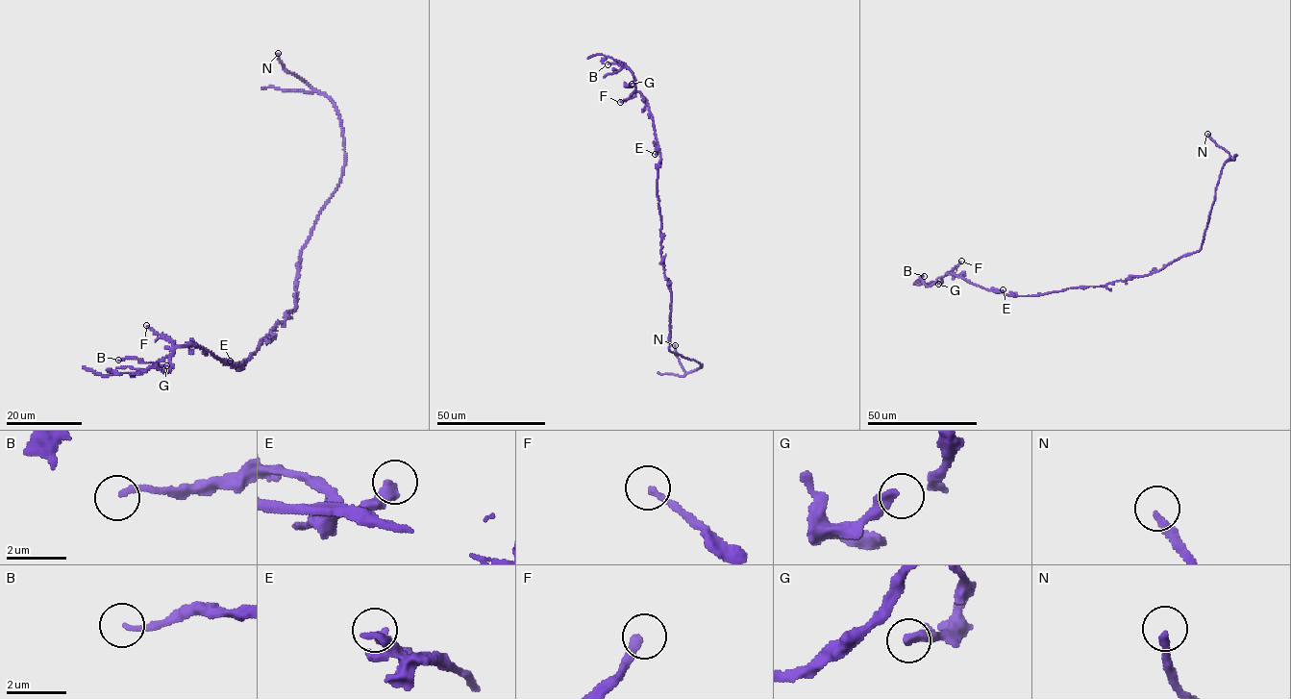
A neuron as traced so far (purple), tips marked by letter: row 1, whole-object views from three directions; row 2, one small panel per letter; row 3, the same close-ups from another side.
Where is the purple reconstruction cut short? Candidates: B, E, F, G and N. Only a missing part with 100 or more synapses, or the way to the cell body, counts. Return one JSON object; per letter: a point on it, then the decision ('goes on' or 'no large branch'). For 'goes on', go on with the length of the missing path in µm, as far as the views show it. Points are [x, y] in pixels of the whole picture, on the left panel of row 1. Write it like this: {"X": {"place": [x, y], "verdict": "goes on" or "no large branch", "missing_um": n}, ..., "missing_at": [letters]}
{"B": {"place": [118, 360], "verdict": "no large branch"}, "E": {"place": [230, 361], "verdict": "no large branch"}, "F": {"place": [146, 325], "verdict": "goes on", "missing_um": 110}, "G": {"place": [166, 365], "verdict": "no large branch"}, "N": {"place": [278, 53], "verdict": "goes on", "missing_um": 30}, "missing_at": ["F", "N"]}

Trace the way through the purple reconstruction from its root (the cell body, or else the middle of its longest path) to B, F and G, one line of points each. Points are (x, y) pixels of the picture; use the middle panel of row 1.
B: (662, 259), (657, 192), (660, 156), (654, 122), (647, 101), (635, 91), (633, 74), (623, 62), (608, 64)
F: (662, 259), (657, 192), (660, 156), (654, 122), (647, 101), (638, 92), (620, 102)
G: (662, 259), (657, 192), (659, 149), (647, 101), (634, 87), (626, 86), (632, 84)

